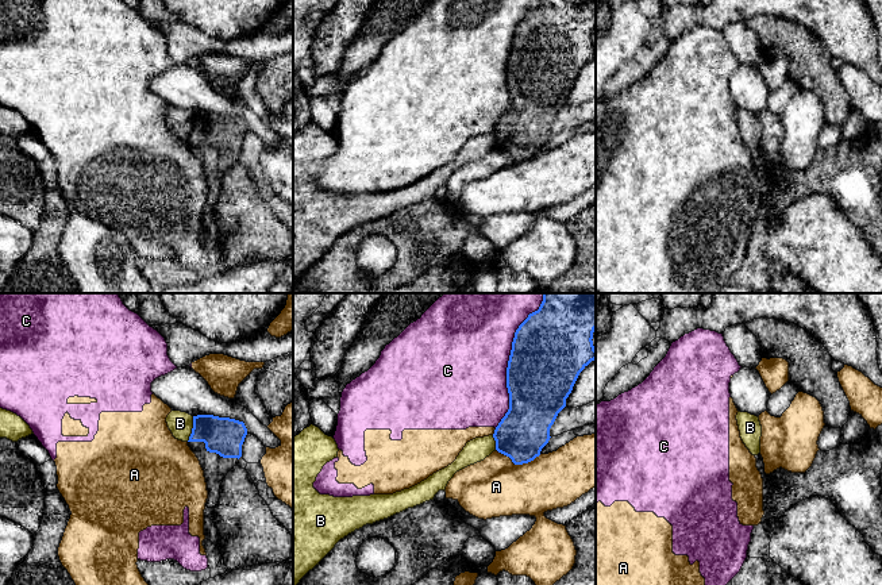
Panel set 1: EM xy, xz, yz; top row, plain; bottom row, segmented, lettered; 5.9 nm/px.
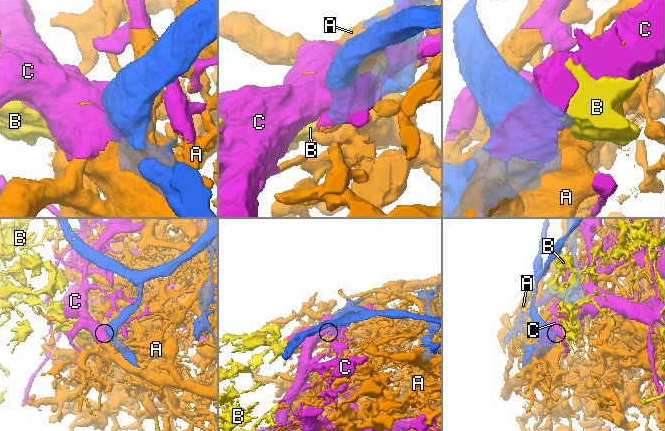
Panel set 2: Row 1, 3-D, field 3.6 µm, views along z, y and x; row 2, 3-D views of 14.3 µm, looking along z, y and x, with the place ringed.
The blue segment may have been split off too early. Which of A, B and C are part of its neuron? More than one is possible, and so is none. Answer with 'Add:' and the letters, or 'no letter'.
Add: no letter

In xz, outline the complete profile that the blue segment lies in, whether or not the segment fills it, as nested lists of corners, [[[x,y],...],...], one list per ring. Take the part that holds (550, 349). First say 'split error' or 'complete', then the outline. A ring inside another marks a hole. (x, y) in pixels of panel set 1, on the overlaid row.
complete; [[[542,293],[543,301],[538,311],[519,326],[512,342],[512,350],[507,367],[507,388],[509,393],[509,409],[494,430],[496,450],[512,459],[515,465],[523,465],[540,455],[542,449],[550,440],[550,428],[558,413],[566,407],[566,399],[579,373],[596,359],[593,332],[596,330],[596,293]]]

